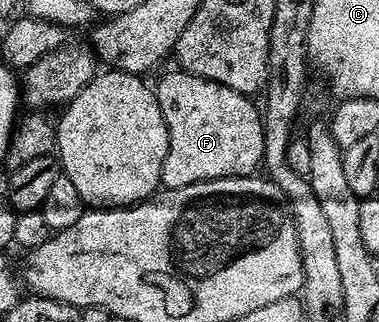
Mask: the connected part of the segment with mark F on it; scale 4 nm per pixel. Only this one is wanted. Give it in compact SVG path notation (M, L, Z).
M175 72L166 74L154 85L158 107L162 107L168 128L168 150L162 163L161 186L164 189L177 189L219 177L253 176L264 160L264 118L257 102L255 105L249 94L234 91L222 83L214 83L193 73Z

